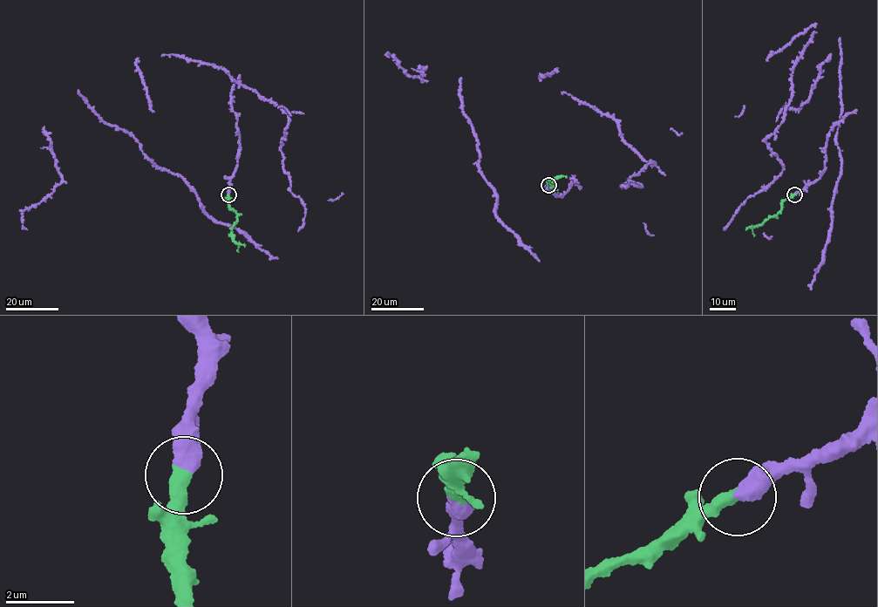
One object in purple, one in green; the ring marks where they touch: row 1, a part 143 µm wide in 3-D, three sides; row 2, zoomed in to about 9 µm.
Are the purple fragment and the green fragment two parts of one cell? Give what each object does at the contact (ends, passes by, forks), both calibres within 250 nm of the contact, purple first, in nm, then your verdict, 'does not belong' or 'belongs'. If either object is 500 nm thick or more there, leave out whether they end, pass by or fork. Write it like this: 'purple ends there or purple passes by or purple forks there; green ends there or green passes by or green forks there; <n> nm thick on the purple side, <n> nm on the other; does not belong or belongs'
500 nm thick on the purple side, 400 nm on the other; belongs

